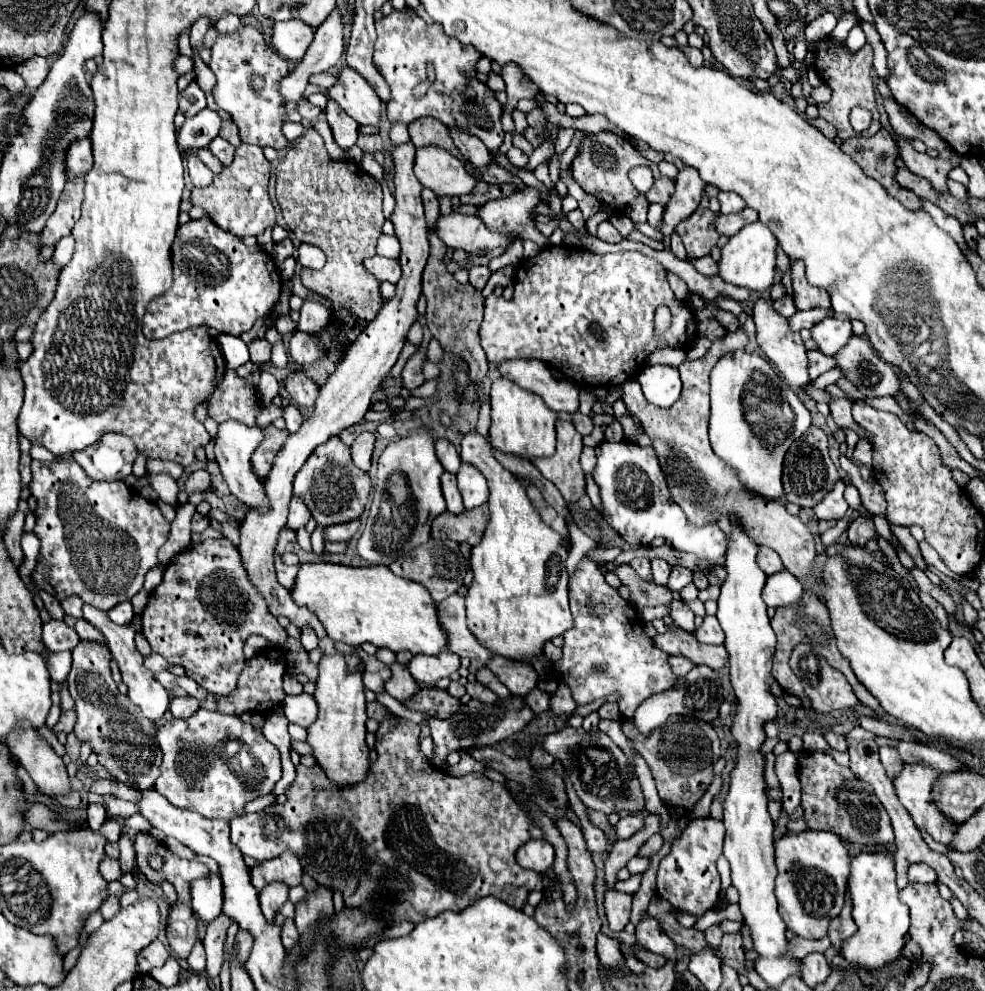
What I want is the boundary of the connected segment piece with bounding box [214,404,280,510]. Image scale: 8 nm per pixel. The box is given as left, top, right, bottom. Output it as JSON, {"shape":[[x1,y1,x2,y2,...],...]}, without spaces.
{"shape":[[262,406,260,414,258,414,258,424,256,426,246,426,242,422,236,422,236,420,226,420,218,426,218,436,216,436,216,460,220,464,220,470,222,470,222,476,230,488,230,492,246,502,250,508,258,508,258,510,268,510,268,502,266,502,266,496,264,496,264,488,262,488,262,482,258,482,258,478,254,476,252,472,252,464,250,464,250,458,252,454,256,452,256,448,260,446,260,442,264,440,264,428,272,424,272,420,276,420,280,416,280,408,276,406]]}

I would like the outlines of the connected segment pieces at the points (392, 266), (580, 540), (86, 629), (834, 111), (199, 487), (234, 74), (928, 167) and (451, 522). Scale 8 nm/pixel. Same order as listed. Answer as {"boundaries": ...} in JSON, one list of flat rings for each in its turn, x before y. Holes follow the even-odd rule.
{"boundaries":[[[372,256,372,258,366,258,364,260,364,266,370,274,374,274,380,282,386,280,386,282,392,282,396,284,400,280,400,264,392,258,384,258,384,256]],[[572,516,567,518,568,532,571,539,571,549,569,551,568,558,566,559,566,569,569,577,572,576,576,566,585,557,588,551,594,549,597,543,591,539,581,528,579,528,574,522]],[[66,614,66,616,64,616,64,622,66,622,68,626,72,626,82,640,96,640,96,642,106,644,106,640,102,638,102,634,100,634,88,620,84,620,84,618,74,618,74,616,68,616,68,614]],[[828,36,820,38,820,42,816,44,816,50,814,50,814,68,816,68,818,76,824,80,824,84,828,84,832,88,830,102,818,104,820,118,824,118,832,126,836,126,838,136,842,140,848,140,852,136,866,138,866,136,876,134,882,128,880,126,880,114,878,114,878,108,876,108,876,98,874,98,874,82,872,82,872,76,870,76,872,60,874,60,874,50,872,50,870,44,866,44,858,52,850,52,850,48,846,46,846,42,840,42,840,40,834,40,834,38,828,40],[854,106,862,106,862,108,868,108,872,112,872,126,870,126,870,130,856,132,850,126,848,114,850,114,850,110]],[[196,470,186,480,186,494,202,492,202,490,208,490,208,488,210,488,210,474,206,470]],[[240,24,236,32,218,34,212,46,210,70,216,74,216,86,212,90,218,108,232,114,240,130,242,142,272,146,276,150,284,150,288,140,282,134,284,118,284,102,278,92,280,78,290,72,288,60,274,54,274,50,266,44,262,32,250,24]],[[894,134,894,138,900,144,900,156,902,156,904,164,908,164,908,168,914,174,926,178,938,194,946,194,948,192,948,172,952,170,952,164,960,164,960,156,954,156,950,162,946,162,942,158,930,158,928,154,918,154,912,148,910,140,902,140,896,134]],[[478,506,474,510,464,510,462,514,442,512,432,522,432,538,452,538,456,542,466,542,476,546,488,524,488,506]]]}

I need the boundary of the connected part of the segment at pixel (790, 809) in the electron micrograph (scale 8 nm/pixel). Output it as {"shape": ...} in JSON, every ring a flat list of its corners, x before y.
{"shape":[[788,750,776,758,776,774,784,792,782,808,790,816,800,806,800,780,798,780,798,760]]}

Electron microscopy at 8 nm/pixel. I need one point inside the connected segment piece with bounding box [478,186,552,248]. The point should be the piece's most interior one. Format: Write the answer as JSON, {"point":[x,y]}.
{"point":[513,215]}

